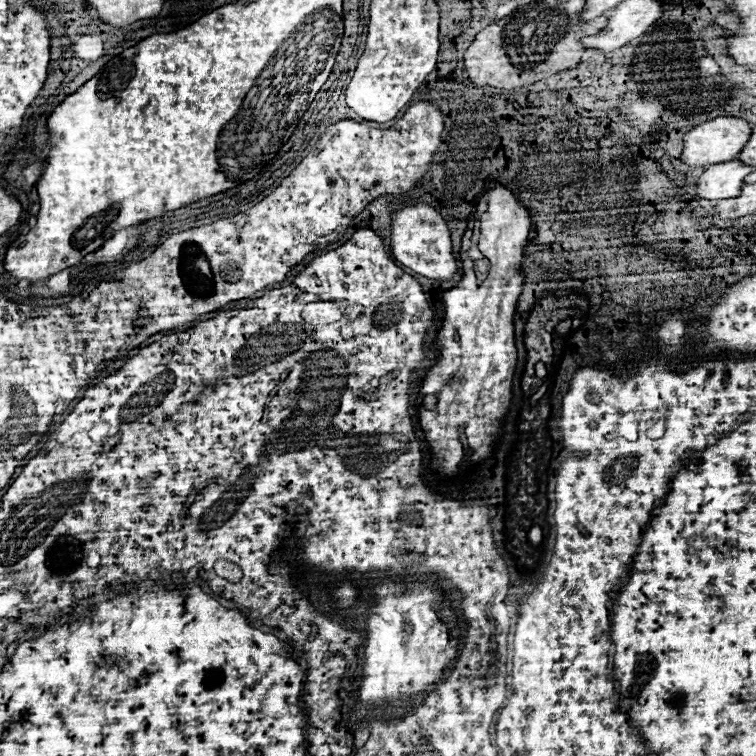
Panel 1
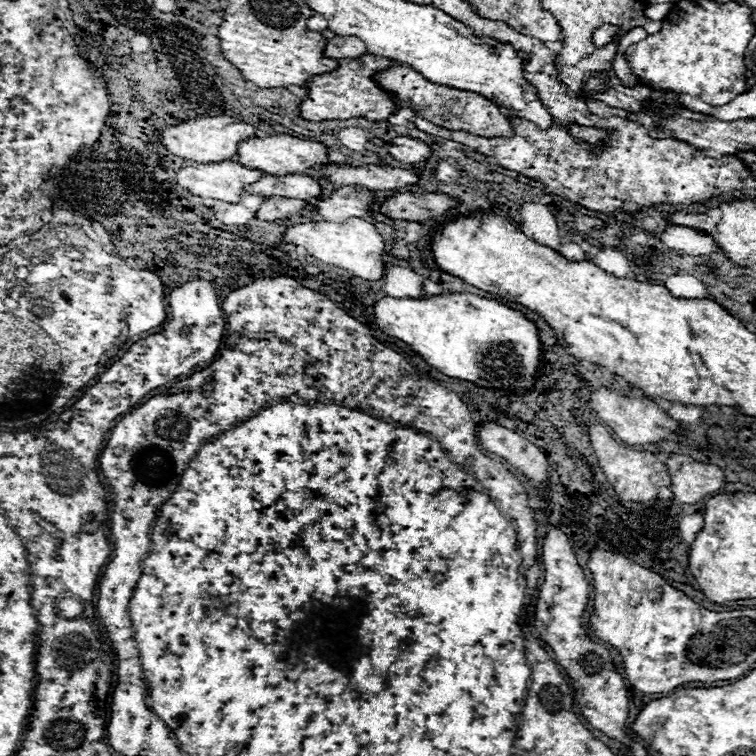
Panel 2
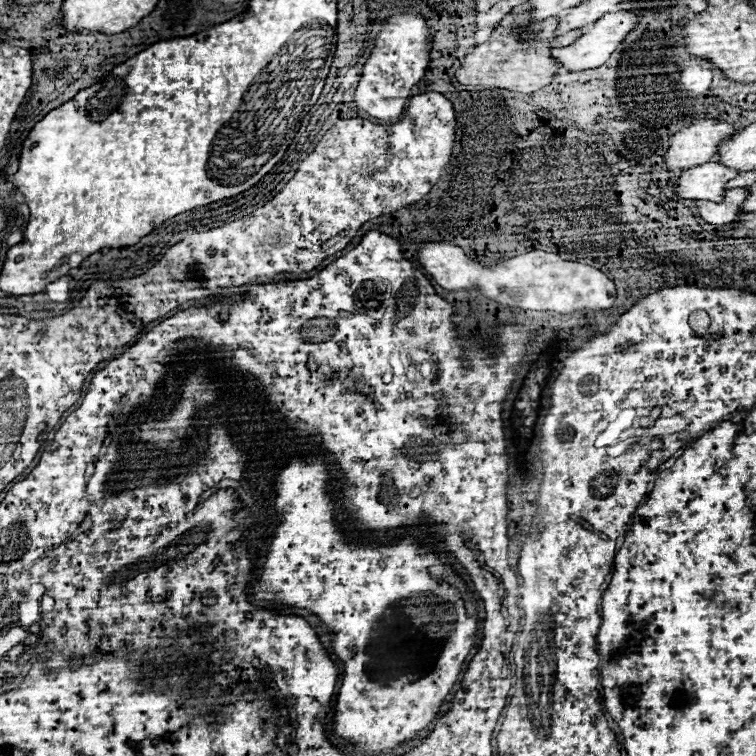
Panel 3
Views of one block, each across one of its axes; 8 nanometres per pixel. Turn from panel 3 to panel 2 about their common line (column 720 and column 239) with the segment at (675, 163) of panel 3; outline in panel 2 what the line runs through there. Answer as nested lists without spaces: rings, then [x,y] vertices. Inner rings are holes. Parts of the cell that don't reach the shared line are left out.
[[[208,116],[208,118],[192,118],[180,124],[166,126],[162,132],[162,144],[170,154],[176,154],[184,160],[192,162],[224,162],[234,160],[240,140],[256,136],[256,128],[240,122],[232,116]]]

